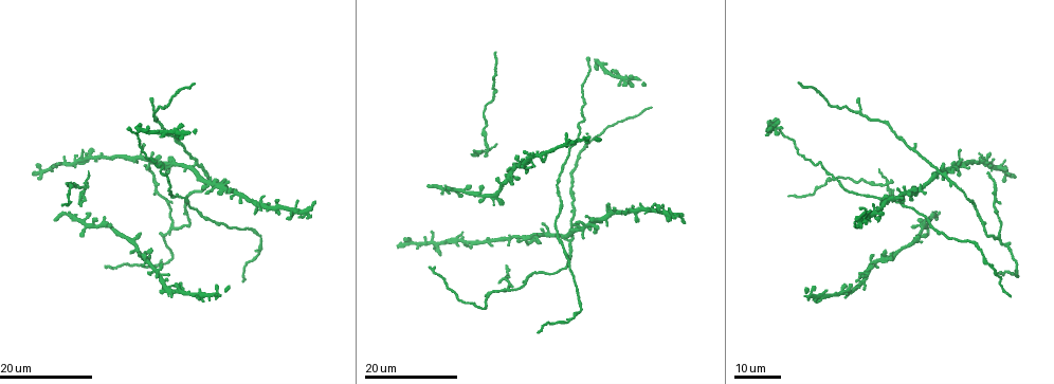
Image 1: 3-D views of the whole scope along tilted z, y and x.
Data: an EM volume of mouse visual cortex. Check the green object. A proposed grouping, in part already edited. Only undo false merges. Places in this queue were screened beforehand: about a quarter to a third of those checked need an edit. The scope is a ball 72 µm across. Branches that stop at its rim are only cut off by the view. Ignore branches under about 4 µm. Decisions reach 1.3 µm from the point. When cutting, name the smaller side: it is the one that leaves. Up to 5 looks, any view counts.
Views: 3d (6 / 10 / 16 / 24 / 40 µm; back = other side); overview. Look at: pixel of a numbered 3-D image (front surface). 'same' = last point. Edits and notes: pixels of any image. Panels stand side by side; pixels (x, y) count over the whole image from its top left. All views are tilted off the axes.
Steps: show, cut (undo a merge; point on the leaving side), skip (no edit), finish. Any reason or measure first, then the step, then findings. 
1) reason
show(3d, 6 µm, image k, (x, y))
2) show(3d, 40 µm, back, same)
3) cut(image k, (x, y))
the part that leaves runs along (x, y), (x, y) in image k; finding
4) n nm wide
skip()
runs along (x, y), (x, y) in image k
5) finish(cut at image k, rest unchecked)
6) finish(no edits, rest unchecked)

show(3d, 24 µm, image 1, (162, 172))

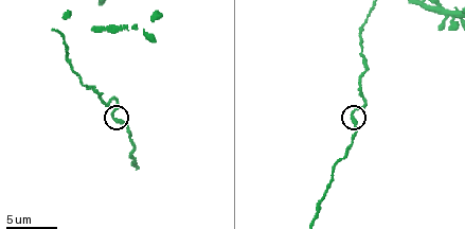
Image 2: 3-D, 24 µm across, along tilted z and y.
show(3d, 10 µm, image 2, (351, 111))

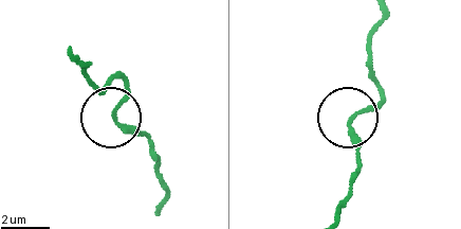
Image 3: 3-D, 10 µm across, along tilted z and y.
skip()
runs along (335, 218), (356, 174), (351, 119), (375, 106), (380, 92) in image 3; one neuron here

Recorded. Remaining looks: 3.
four arms meet
show(3d, 16 µm, image 1, (885, 183))

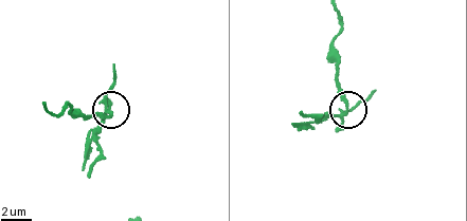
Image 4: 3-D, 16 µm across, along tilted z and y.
show(3d, 6 µm, image 4, (111, 110))

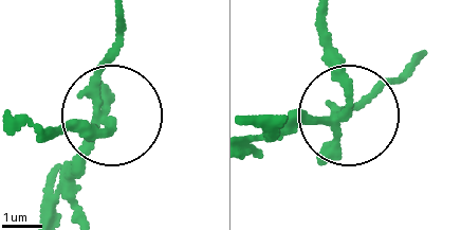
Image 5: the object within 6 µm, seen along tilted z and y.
cut(image 5, (70, 166))
the part that leaves runs along (99, 119), (75, 215) in image 5; a second neuron is stuck on

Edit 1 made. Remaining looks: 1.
finish(cut at image 5, rest unchecked)

